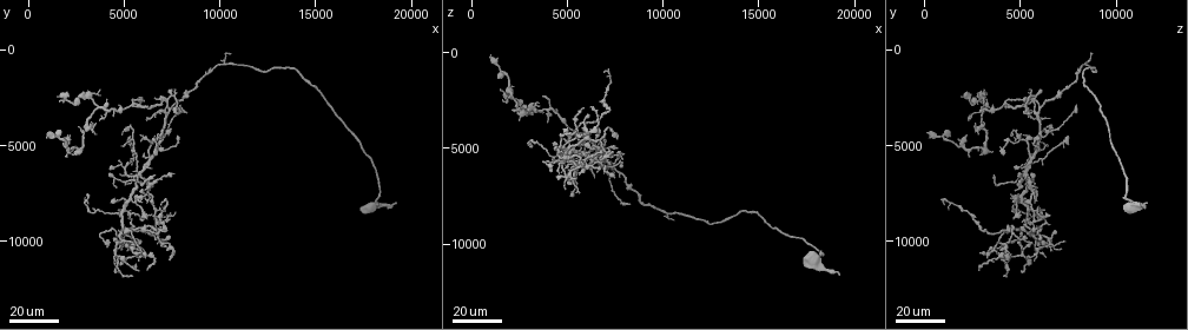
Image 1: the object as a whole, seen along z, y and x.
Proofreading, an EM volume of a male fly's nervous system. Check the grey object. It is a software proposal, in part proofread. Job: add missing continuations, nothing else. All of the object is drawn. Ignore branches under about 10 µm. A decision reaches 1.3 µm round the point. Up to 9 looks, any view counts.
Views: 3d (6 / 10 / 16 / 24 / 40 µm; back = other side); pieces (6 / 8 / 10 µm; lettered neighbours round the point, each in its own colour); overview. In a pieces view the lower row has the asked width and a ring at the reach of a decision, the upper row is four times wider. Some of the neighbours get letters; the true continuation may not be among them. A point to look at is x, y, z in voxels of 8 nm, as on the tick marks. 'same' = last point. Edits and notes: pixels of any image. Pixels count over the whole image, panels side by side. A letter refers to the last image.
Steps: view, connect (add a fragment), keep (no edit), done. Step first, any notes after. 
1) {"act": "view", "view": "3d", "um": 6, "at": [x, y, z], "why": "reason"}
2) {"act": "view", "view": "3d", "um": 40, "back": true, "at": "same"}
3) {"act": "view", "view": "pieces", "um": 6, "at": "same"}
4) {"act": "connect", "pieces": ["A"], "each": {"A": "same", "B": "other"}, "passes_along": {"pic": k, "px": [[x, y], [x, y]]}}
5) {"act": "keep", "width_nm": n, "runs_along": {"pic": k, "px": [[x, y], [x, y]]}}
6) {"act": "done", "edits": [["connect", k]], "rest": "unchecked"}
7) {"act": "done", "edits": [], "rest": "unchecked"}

{"act": "view", "view": "3d", "um": 24, "at": [5900, 10600, 2800], "why": "an open end"}

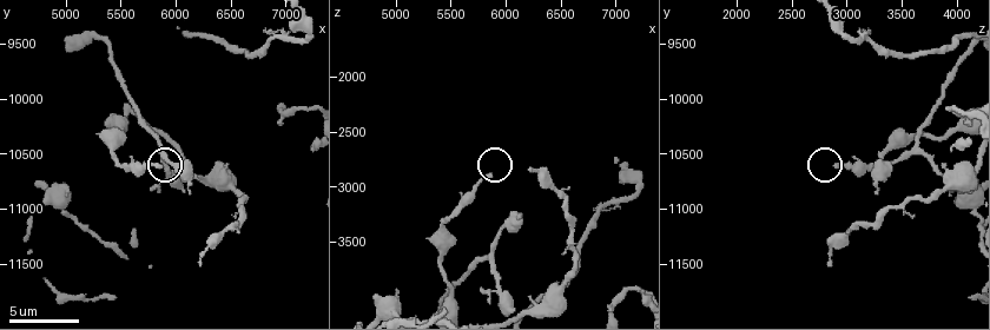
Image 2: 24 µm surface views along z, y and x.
{"act": "view", "view": "pieces", "um": 6, "at": [5860, 10620, 2880]}

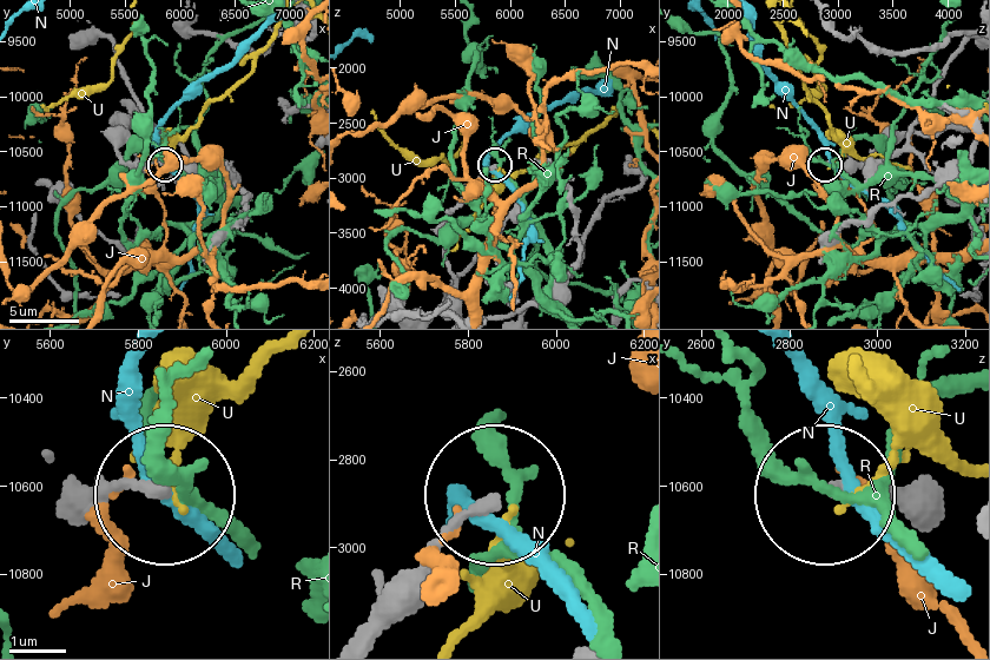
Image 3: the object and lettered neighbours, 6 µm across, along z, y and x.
{"act": "keep", "each": {"J": "other", "N": "other", "R": "other", "U": "other"}, "runs_along": {"pic": 3, "px": [[101, 484], [153, 494]]}, "found": "no lettered fragment goes on from it"}

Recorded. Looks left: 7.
{"act": "view", "view": "3d", "um": 24, "at": [6500, 3700, 6400], "why": "an open end"}

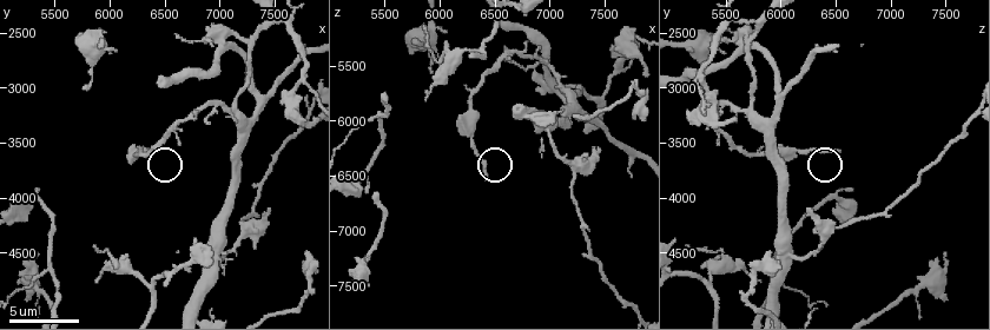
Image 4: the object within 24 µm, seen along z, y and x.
{"act": "view", "view": "pieces", "um": 6, "at": [6400, 3560, 6540]}

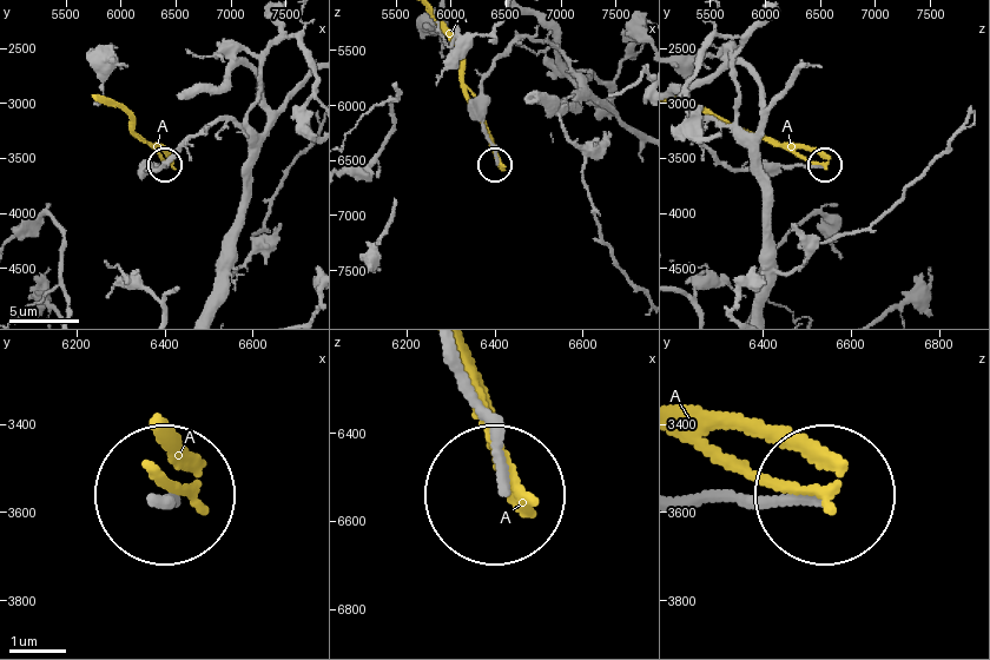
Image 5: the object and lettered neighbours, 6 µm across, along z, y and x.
{"act": "keep", "each": {"A": "other"}, "runs_along": {"pic": 5, "px": [[687, 508], [824, 494]]}, "found": "none of them fits"}

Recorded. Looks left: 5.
{"act": "view", "view": "3d", "um": 24, "at": [1100, 4300, 300], "why": "an open end"}

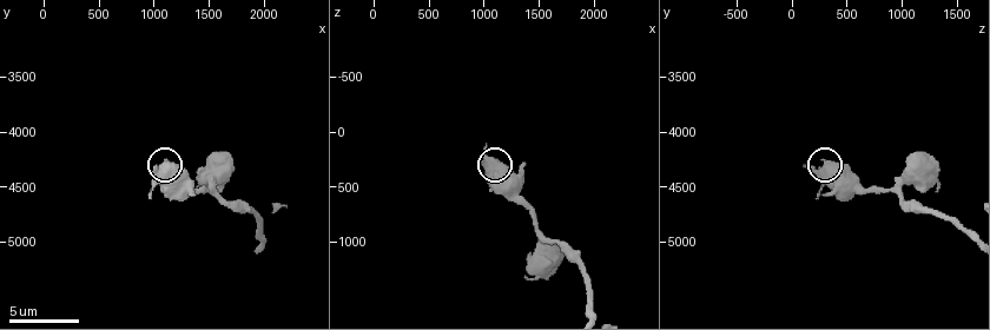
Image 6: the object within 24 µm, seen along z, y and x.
{"act": "view", "view": "pieces", "um": 8, "at": [1040, 4340, 120]}

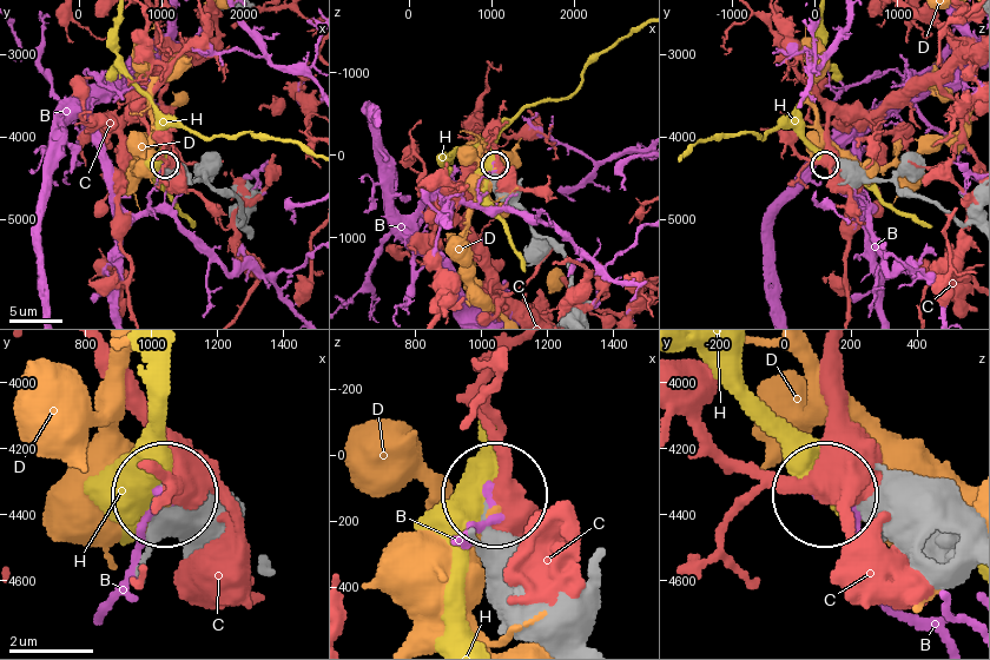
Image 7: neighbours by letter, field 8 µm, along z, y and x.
{"act": "keep", "each": {"B": "other", "C": "other", "D": "other", "H": "other"}, "found": "no lettered fragment goes on from it"}

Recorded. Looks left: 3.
{"act": "view", "view": "3d", "um": 24, "at": [6500, 6600, 3500], "why": "end of a long branch"}

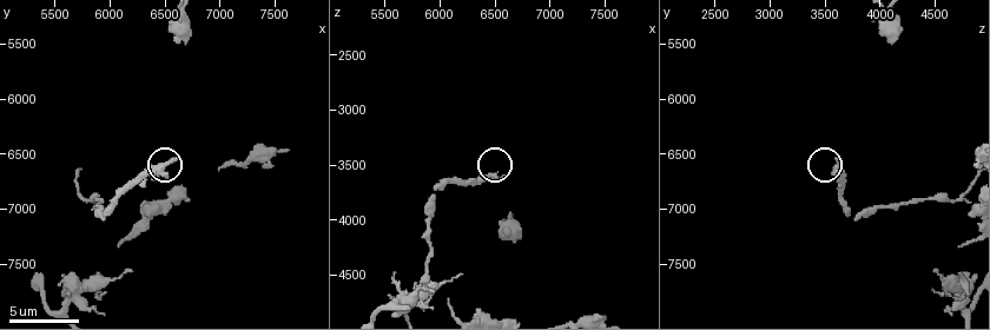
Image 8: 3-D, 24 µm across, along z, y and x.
{"act": "view", "view": "pieces", "um": 6, "at": [6600, 6540, 3600]}

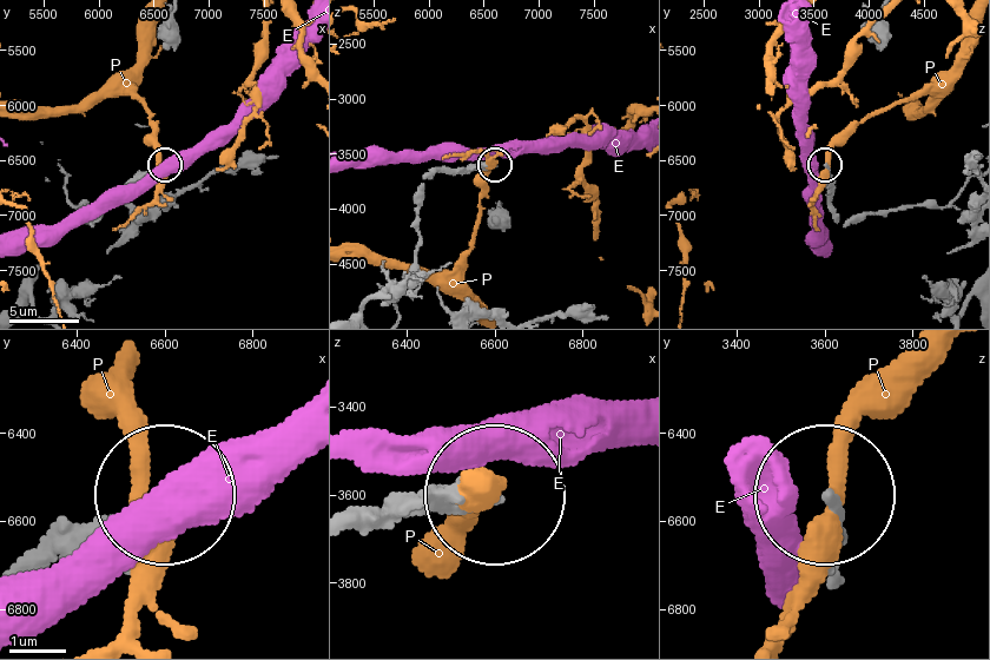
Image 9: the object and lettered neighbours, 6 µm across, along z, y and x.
{"act": "keep", "each": {"E": "other", "P": "other"}, "found": "none of them fits"}

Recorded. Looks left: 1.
{"act": "done", "edits": [], "rest": "unchecked"}

